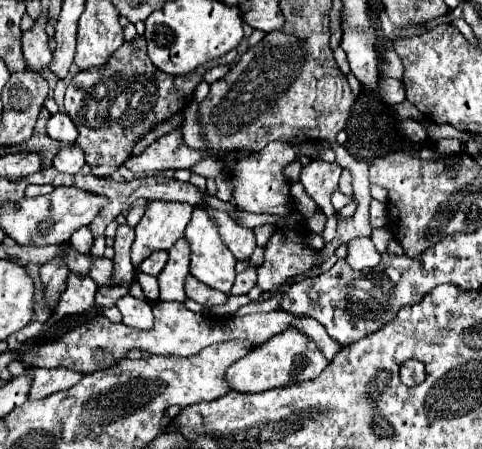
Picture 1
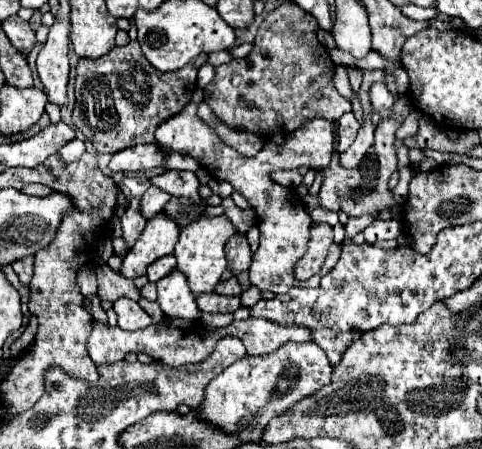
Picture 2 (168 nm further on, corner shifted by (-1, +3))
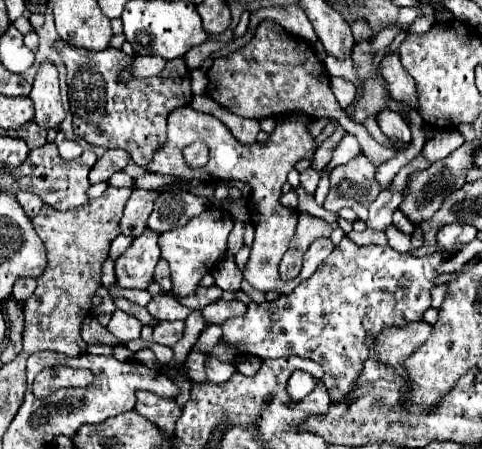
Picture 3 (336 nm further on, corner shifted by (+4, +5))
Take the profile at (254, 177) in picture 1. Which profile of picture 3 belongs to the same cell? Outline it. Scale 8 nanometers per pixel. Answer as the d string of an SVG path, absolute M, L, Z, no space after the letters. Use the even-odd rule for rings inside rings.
M189 107L185 109L175 109L169 115L167 123L167 139L165 143L155 151L153 159L145 167L149 173L159 173L159 175L173 175L181 179L199 179L203 183L209 181L245 181L251 185L253 193L249 197L249 213L251 213L251 223L255 227L255 241L251 247L251 255L247 261L247 267L243 271L243 277L259 291L279 291L279 293L289 293L293 291L301 281L311 277L317 269L317 265L333 251L331 239L319 239L313 243L313 247L307 249L303 257L303 267L297 279L291 281L281 281L279 277L279 261L289 247L289 241L293 237L293 229L297 225L297 213L293 209L287 209L279 203L281 197L281 187L287 181L287 173L295 167L295 163L307 155L313 155L313 137L307 131L309 119L293 119L287 123L277 123L275 131L269 135L265 143L251 143L243 145L239 143L231 131L221 125L213 115L207 113L197 113ZM193 141L203 141L209 147L209 161L201 169L191 169L185 165L183 159L183 147L193 143Z

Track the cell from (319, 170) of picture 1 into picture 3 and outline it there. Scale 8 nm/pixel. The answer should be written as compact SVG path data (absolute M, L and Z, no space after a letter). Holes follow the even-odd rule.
M357 155L345 165L331 171L331 189L323 203L329 211L349 207L359 219L367 221L367 209L379 195L381 187L375 179L375 167L365 155Z

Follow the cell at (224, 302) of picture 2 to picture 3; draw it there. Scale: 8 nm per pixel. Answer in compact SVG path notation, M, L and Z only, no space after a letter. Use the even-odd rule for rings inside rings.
M215 301L213 305L207 305L205 309L201 309L203 317L207 323L217 323L221 325L223 321L227 321L229 317L237 317L243 315L247 311L247 305L241 301Z

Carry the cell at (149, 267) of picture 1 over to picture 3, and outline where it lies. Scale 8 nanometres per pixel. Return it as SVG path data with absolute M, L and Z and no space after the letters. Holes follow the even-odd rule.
M159 259L157 269L155 269L155 281L163 287L163 291L171 291L171 275L169 275L169 265Z

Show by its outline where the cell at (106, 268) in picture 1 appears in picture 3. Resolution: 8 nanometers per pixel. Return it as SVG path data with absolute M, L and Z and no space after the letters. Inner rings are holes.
M115 301L115 305L117 305L117 309L121 309L121 311L125 311L127 315L133 315L133 317L137 317L143 325L149 325L149 327L155 327L157 325L157 321L149 315L149 311L145 309L145 307L139 307L139 305L133 305L131 301Z

